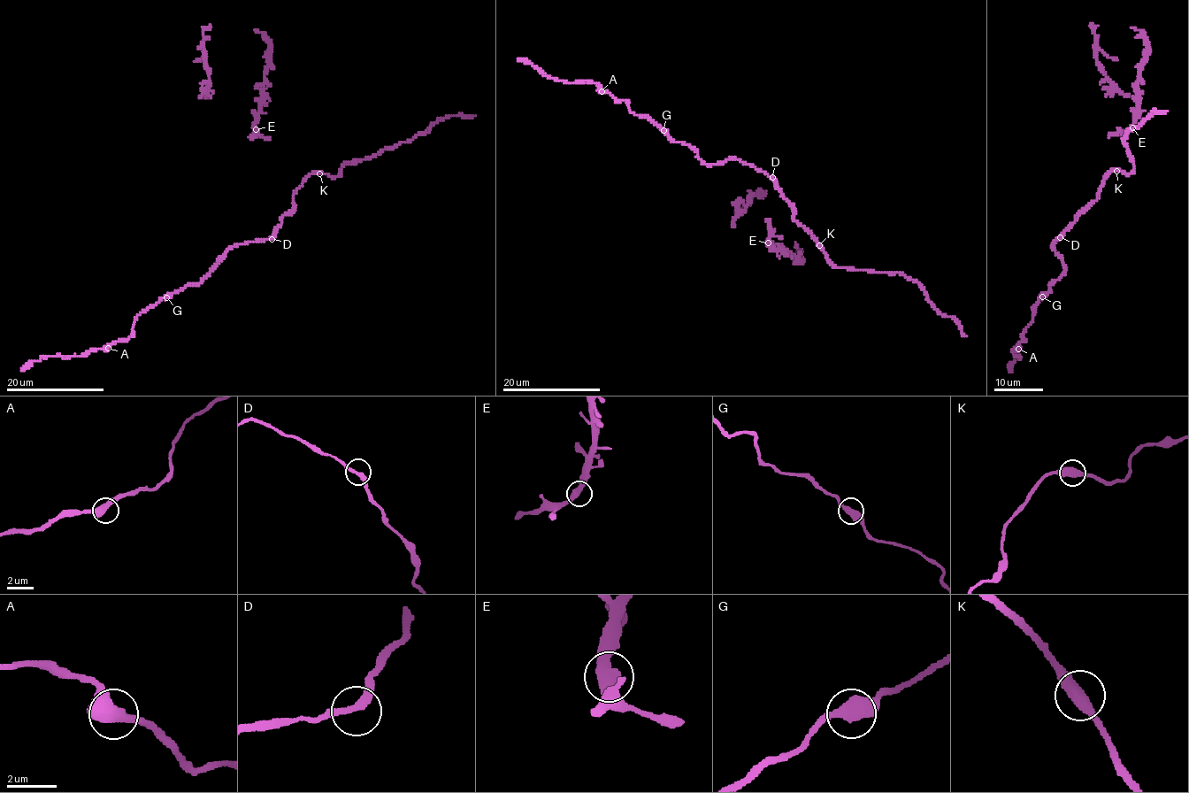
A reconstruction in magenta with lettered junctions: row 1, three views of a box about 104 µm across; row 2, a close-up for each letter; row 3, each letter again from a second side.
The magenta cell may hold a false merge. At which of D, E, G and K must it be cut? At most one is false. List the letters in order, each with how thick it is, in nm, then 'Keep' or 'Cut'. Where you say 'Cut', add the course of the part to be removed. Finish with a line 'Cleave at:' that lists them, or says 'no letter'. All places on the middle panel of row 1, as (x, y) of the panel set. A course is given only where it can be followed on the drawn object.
D: Thickness 300 nm. Keep
E: Thickness 480 nm. Keep
G: Thickness 550 nm. Keep
K: Thickness 480 nm. Keep
Cleave at: no letter

